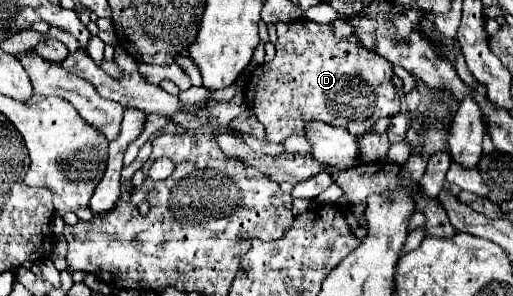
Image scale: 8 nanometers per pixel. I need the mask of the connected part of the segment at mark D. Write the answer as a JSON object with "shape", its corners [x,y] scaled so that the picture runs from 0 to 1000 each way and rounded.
{"shape":[[[571,71],[571,78],[540,78],[540,186],[532,206],[497,226],[489,247],[478,328],[485,368],[501,389],[501,402],[517,422],[520,476],[552,483],[567,456],[591,456],[591,416],[598,409],[630,409],[641,422],[657,422],[676,436],[680,449],[704,463],[719,443],[739,395],[770,389],[778,375],[778,307],[766,287],[766,220],[739,193],[735,179],[708,166],[696,152],[696,132],[673,125],[661,132],[649,118],[645,84],[626,84],[610,71]]]}

